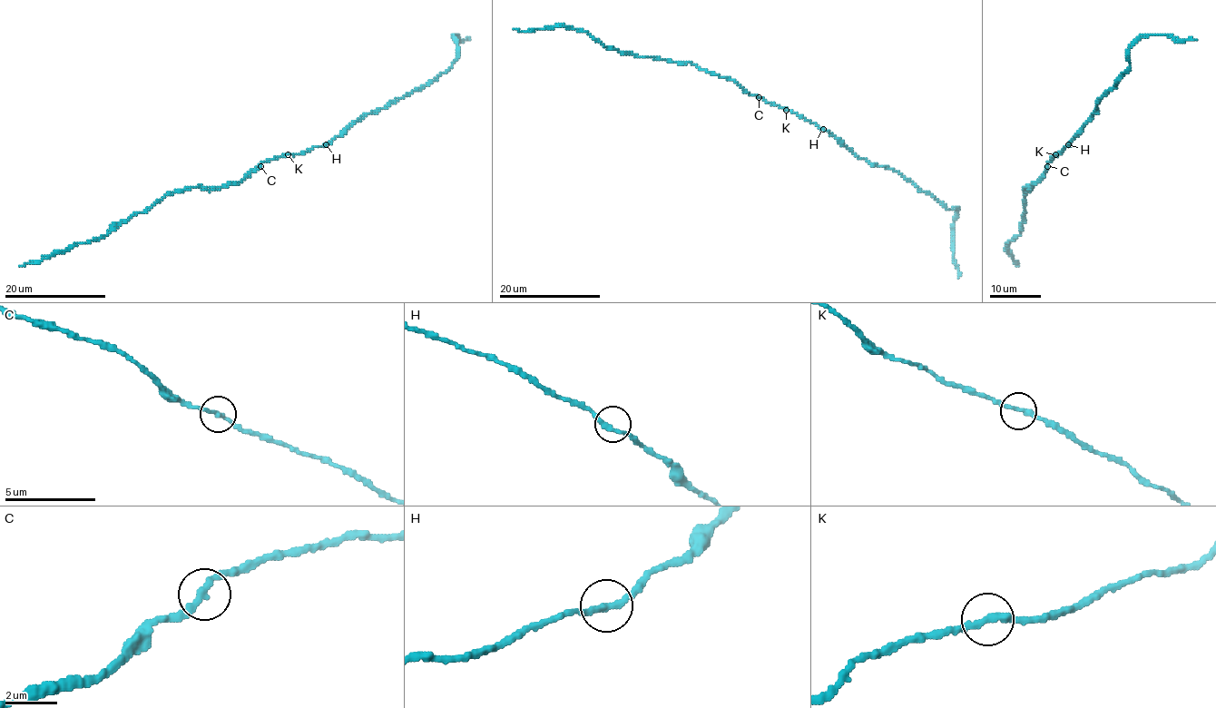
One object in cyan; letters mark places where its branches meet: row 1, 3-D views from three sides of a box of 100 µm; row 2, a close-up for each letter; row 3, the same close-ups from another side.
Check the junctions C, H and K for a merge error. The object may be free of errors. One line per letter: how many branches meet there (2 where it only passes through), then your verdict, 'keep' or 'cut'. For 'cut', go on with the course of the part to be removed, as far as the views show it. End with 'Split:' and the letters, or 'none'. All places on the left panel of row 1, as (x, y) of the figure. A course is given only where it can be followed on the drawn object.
C: 2 branches meet; keep
H: 2 branches meet; keep
K: 2 branches meet; keep
Split: none

